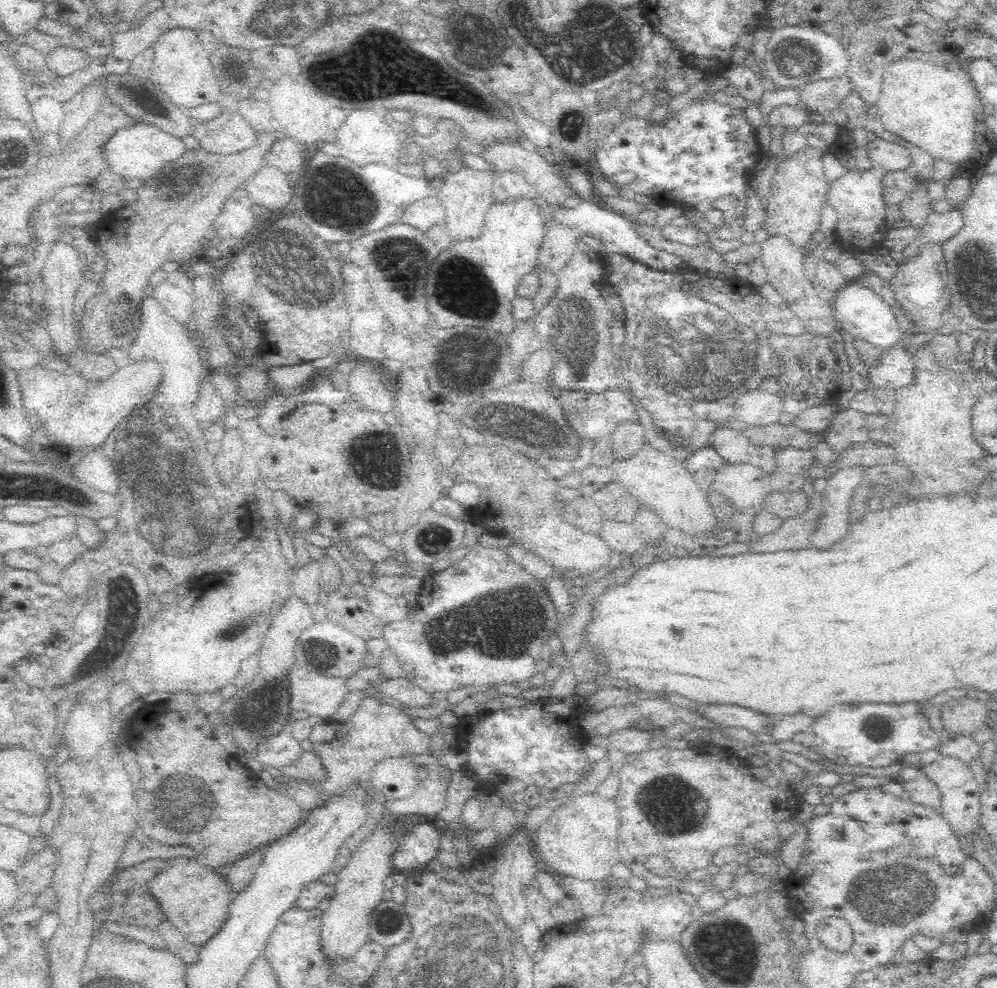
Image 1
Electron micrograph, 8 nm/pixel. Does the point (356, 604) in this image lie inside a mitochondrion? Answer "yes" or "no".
no

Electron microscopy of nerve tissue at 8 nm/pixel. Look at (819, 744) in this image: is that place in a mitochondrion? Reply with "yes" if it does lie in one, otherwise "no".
no

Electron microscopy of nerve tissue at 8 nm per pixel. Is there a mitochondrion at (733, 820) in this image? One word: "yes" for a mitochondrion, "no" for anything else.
no

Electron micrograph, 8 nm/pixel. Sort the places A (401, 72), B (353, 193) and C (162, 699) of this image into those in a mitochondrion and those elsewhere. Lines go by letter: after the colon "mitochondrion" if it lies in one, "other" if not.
A: mitochondrion
B: mitochondrion
C: other

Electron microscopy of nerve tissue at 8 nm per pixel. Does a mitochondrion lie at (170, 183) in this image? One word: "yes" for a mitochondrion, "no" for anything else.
yes

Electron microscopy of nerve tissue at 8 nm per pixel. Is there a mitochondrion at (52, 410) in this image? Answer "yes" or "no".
no

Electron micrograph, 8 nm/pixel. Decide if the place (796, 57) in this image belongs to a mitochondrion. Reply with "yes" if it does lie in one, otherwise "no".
yes

